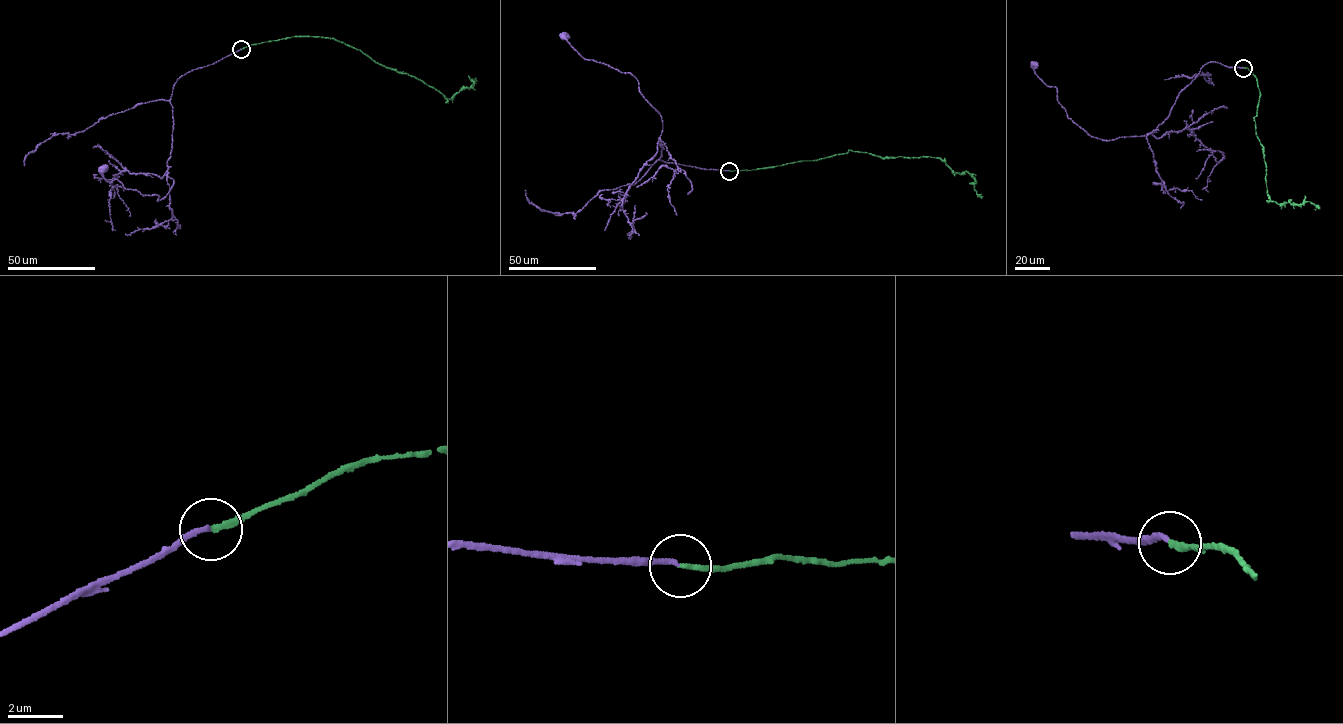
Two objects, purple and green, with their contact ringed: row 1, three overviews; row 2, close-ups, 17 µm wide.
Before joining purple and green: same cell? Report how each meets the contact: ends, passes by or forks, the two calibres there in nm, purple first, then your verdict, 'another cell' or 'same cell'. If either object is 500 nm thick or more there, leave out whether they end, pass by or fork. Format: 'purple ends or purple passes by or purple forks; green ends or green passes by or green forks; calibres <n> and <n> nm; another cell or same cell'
purple ends; green ends; calibres 170 and 190 nm; another cell

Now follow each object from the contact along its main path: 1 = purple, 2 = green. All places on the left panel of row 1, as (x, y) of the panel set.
1: (241, 49), (175, 83), (167, 163), (174, 183), (165, 196), (158, 201), (116, 179), (110, 183), (102, 168)
2: (241, 49), (295, 36), (334, 38), (379, 64), (416, 77), (447, 100), (470, 87), (471, 79), (477, 81)

